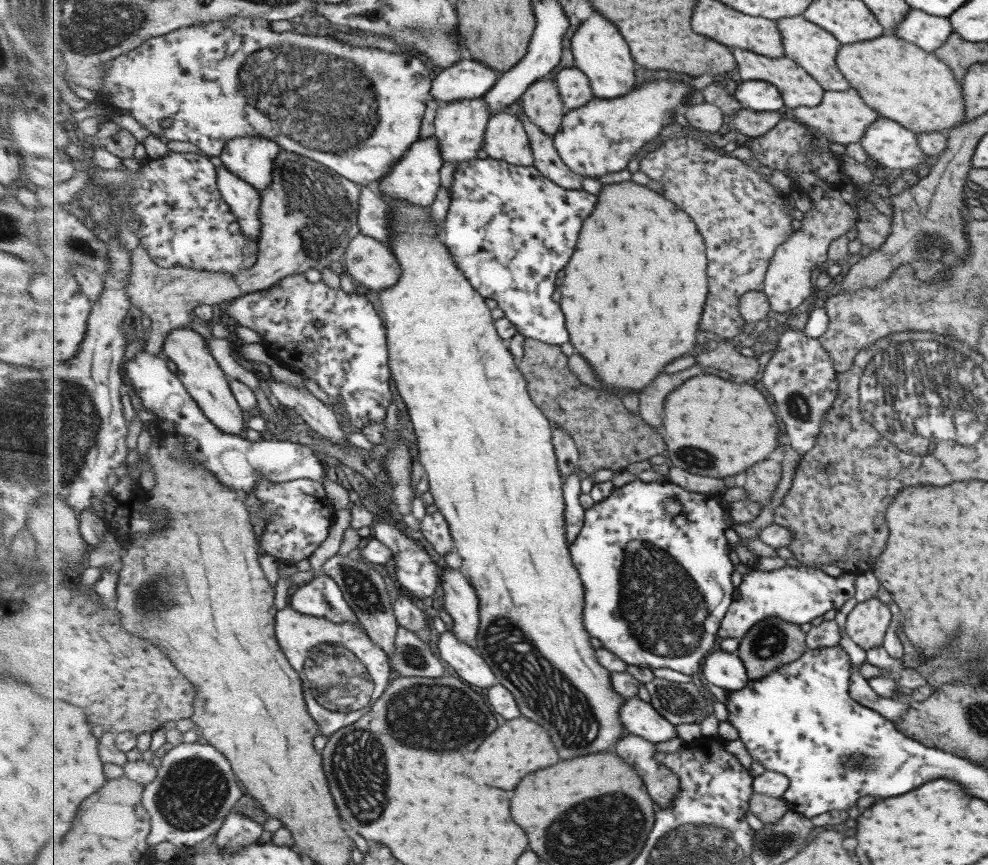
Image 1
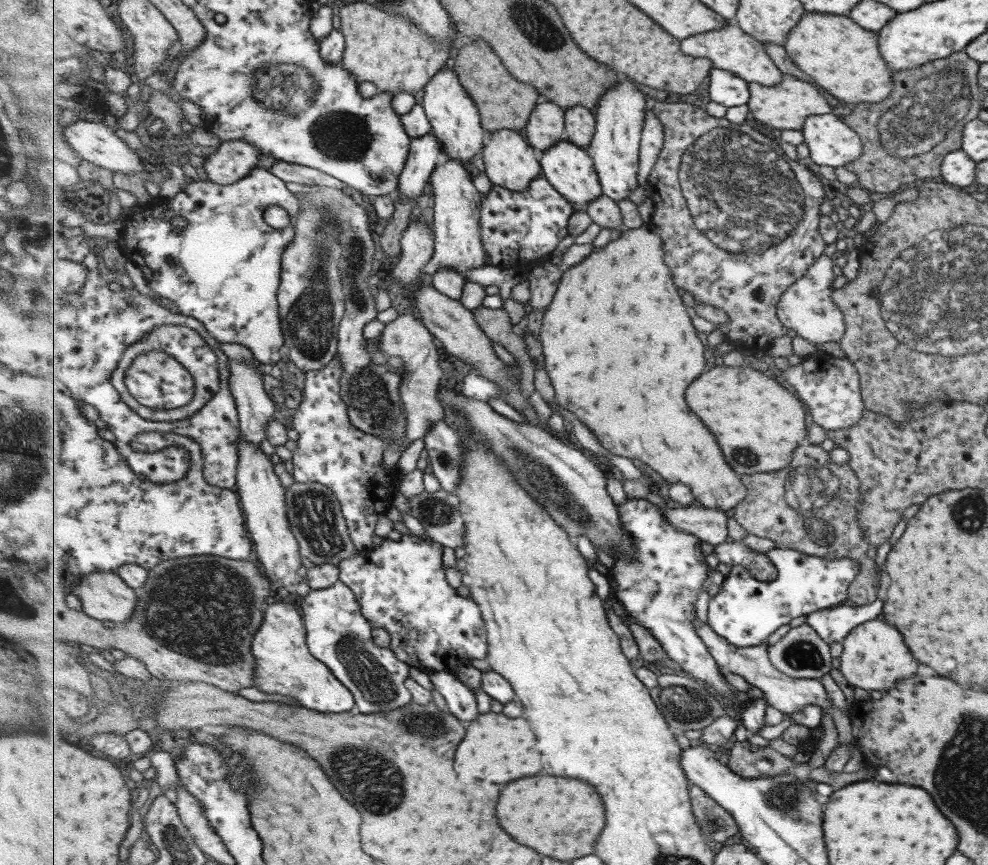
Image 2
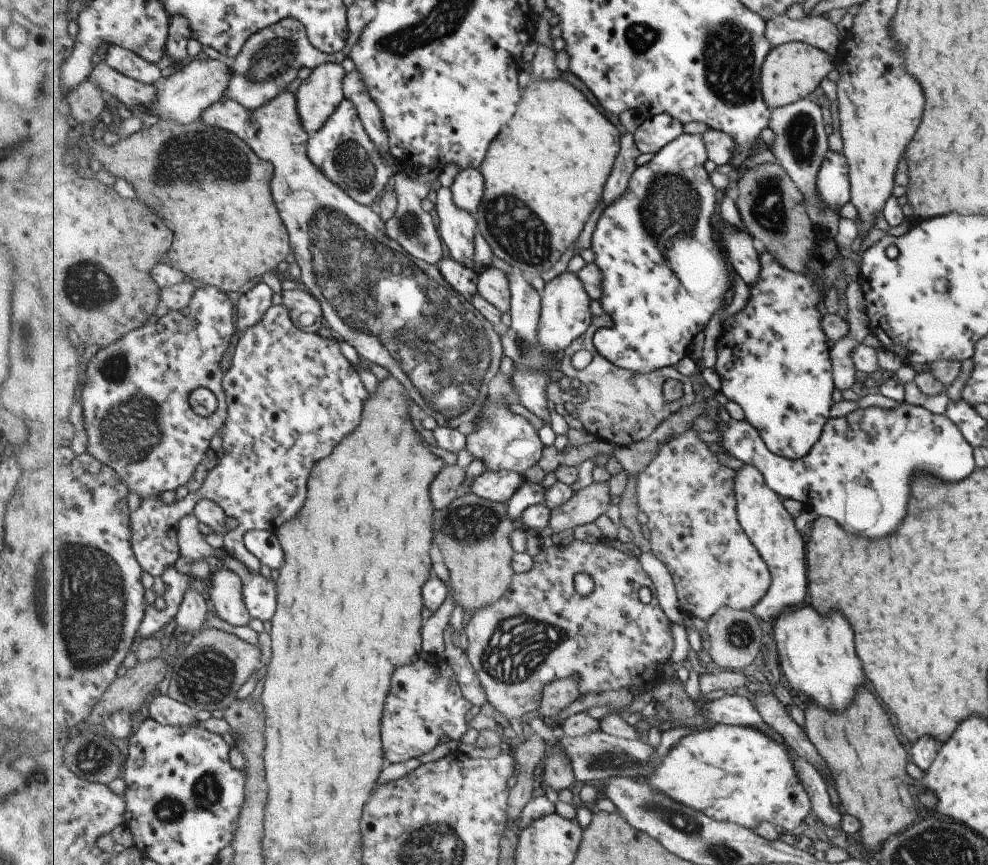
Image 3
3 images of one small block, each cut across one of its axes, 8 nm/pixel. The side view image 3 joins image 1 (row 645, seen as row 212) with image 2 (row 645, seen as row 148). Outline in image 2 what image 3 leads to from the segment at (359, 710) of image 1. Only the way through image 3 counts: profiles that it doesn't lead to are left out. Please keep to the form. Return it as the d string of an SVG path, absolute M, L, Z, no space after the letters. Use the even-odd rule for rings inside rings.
M270 603L263 609L265 618L255 636L252 653L256 656L256 684L265 693L281 694L298 701L301 706L324 713L356 711L356 700L350 687L345 686L327 663L319 660L308 645L308 632L303 615L293 604Z

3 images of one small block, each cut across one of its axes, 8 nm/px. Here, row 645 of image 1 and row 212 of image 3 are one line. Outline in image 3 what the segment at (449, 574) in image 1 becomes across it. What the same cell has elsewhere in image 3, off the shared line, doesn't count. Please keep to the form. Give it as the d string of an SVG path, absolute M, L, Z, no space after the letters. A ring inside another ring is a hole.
M467 168L460 171L452 185L455 204L471 214L477 214L484 199L485 178L479 168Z

